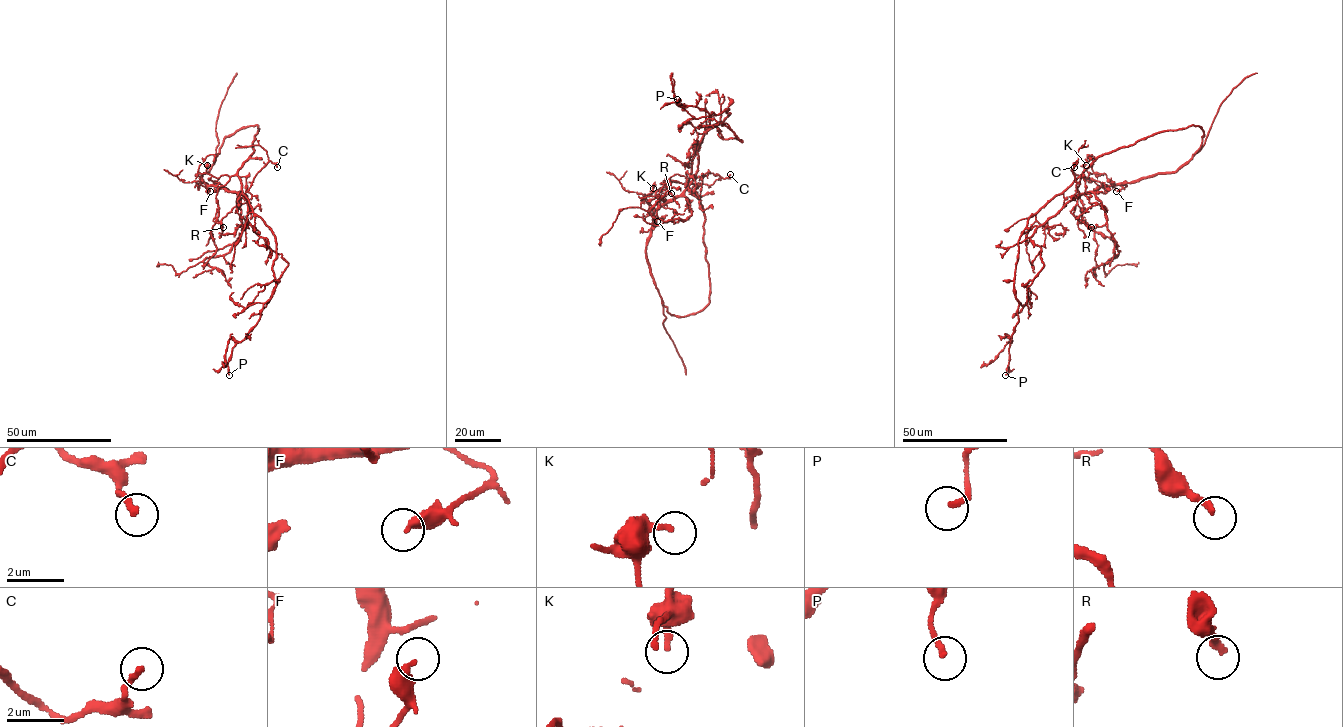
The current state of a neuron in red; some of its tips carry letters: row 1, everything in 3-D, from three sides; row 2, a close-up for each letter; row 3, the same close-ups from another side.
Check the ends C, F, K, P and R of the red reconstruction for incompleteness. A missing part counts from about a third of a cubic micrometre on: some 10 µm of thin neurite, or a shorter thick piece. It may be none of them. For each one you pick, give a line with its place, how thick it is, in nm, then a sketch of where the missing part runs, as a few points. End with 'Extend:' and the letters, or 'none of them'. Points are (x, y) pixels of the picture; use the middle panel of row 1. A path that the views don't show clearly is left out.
C: place (730, 174); calibre 220 nm; course (730, 174), (725, 186)
Extend: C

